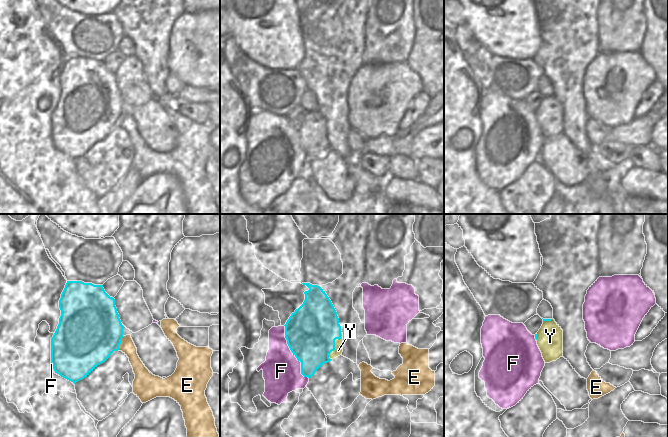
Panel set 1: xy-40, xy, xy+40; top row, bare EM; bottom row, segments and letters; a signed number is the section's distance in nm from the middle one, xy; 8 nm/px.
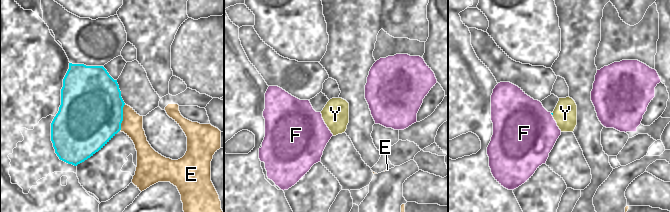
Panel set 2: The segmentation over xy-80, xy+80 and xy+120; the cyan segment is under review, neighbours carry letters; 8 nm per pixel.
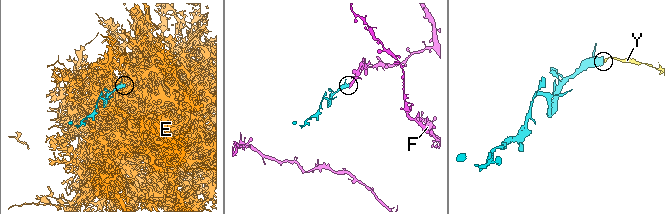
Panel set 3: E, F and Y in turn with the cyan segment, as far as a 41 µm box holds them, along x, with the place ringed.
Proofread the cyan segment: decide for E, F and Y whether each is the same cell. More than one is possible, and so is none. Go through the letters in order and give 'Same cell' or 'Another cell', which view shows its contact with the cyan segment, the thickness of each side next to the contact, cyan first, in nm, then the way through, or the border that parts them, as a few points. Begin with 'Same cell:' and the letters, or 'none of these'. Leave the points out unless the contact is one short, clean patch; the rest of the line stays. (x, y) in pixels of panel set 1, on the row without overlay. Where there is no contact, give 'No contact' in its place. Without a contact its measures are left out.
Same cell: F
E: Another cell. Touches cyan in xy-40. Thickness 480 nm (cyan) against 120 nm
F: Same cell. Touches cyan in xy. Thickness 420 nm (cyan) against 300 nm
Y: Another cell. Touches cyan in xy. Thickness 420 nm (cyan) against 70 nm

